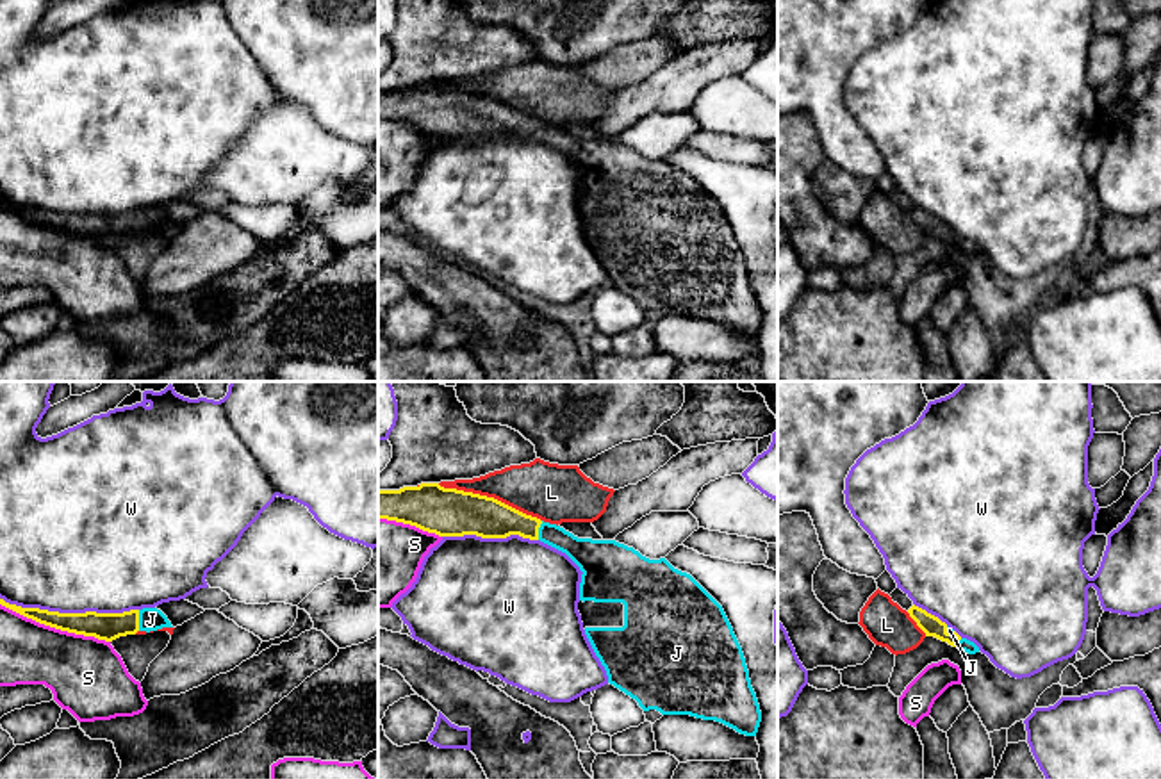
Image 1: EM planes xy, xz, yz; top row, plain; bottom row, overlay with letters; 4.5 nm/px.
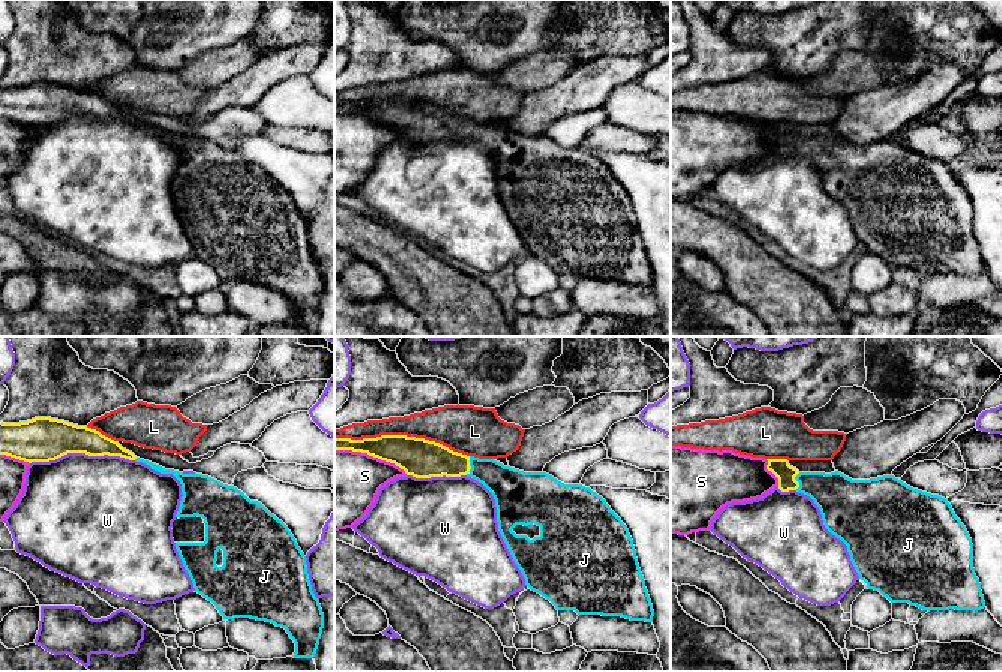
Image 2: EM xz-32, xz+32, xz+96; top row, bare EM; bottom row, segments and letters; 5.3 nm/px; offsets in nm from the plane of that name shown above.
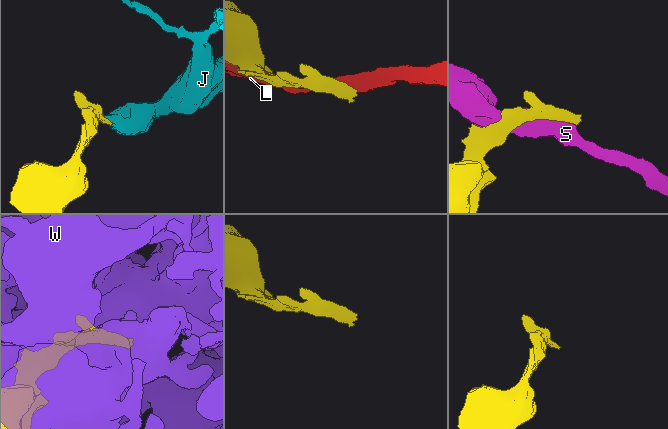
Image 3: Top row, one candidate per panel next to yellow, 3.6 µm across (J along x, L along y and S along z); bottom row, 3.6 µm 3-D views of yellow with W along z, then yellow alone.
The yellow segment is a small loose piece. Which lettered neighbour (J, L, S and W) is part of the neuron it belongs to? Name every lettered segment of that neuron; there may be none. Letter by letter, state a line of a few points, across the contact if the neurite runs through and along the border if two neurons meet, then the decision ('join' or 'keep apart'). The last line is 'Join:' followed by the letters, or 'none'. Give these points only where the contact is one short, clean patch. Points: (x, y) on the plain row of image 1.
J: line xy (104, 227), (138, 221), (150, 220); join
L: keep apart
S: keep apart
W: keep apart
Join: J

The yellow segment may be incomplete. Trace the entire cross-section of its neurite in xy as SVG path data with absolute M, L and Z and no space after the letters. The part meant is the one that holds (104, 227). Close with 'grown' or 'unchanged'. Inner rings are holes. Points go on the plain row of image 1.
M0 200L0 205L39 225L112 242L119 237L136 235L137 232L157 232L173 228L168 217L157 209L130 210L123 214L59 214L39 209L21 209Z; grown

